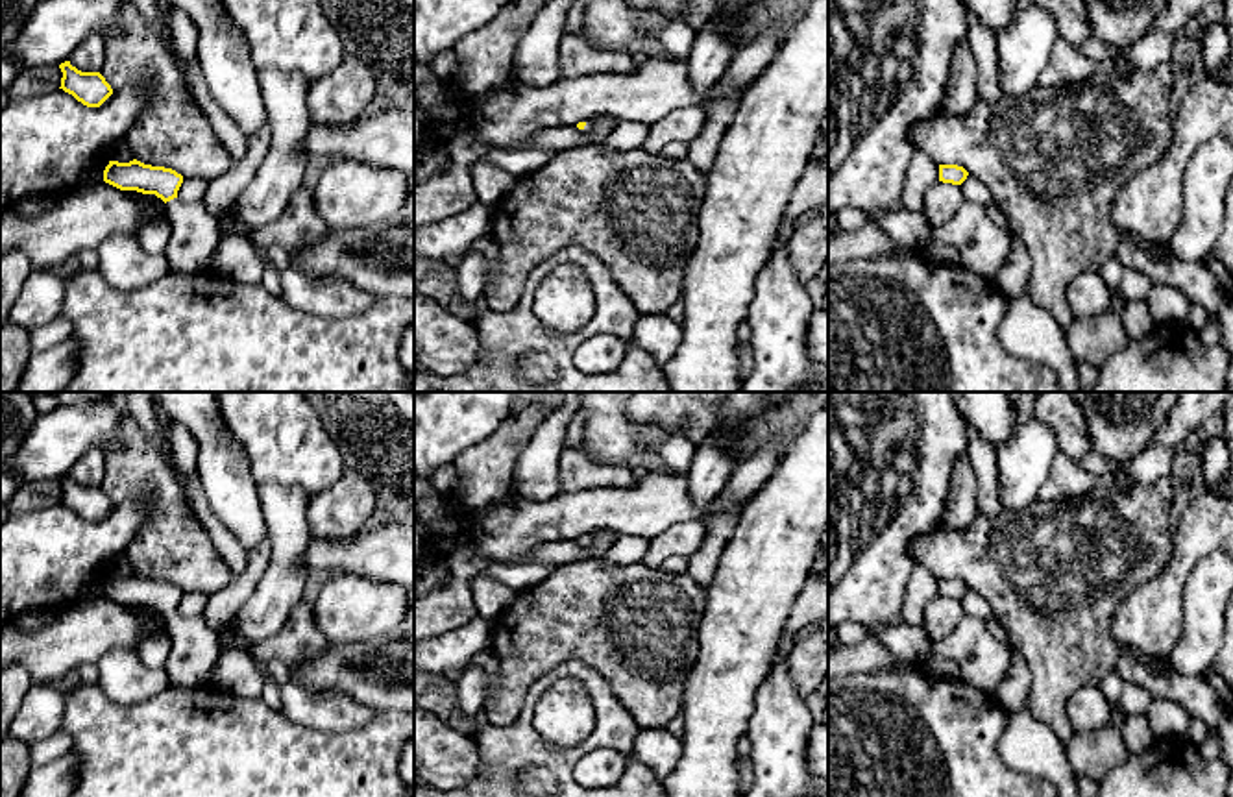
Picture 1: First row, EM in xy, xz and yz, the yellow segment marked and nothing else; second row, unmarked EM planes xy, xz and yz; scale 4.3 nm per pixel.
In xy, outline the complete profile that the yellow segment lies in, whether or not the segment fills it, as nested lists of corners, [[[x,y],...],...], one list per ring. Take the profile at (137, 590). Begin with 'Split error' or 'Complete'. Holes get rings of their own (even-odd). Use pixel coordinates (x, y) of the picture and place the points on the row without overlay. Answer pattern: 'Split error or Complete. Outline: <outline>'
Split error. Outline: [[[109,575],[104,595],[120,605],[155,608],[165,616],[172,653],[165,664],[170,686],[196,688],[209,684],[220,656],[220,636],[201,616],[185,618],[177,612],[183,590],[172,582]]]

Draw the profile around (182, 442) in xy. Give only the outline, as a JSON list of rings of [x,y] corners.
[[[176,420],[168,425],[168,442],[174,451],[179,472],[190,475],[194,481],[189,486],[187,505],[194,512],[196,520],[205,527],[216,551],[231,570],[233,577],[238,577],[248,568],[248,553],[237,540],[237,536],[216,518],[211,510],[203,488],[196,475],[198,446],[192,435]]]

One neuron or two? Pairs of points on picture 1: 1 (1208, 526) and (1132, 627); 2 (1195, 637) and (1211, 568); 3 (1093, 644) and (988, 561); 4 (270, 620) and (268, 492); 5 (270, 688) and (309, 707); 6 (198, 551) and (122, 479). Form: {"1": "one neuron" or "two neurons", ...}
{"1": "one neuron", "2": "one neuron", "3": "one neuron", "4": "one neuron", "5": "two neurons", "6": "one neuron"}

